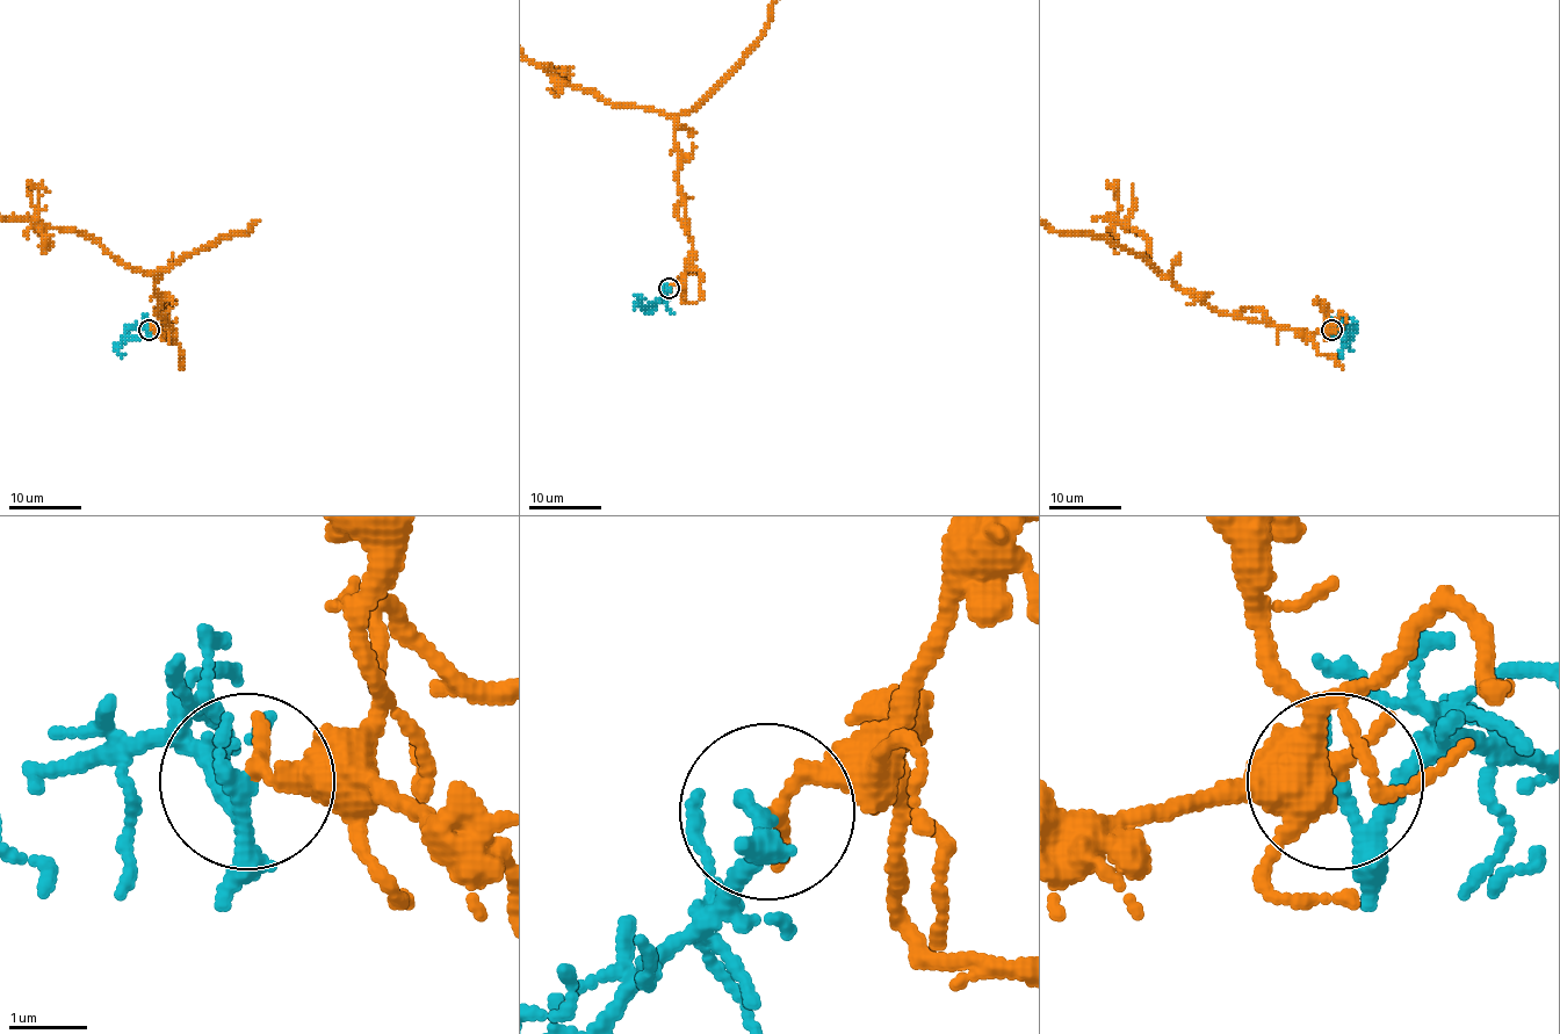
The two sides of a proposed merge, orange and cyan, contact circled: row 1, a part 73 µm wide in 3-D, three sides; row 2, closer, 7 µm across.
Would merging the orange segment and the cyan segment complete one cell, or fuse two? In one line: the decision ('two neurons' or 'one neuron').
two neurons

